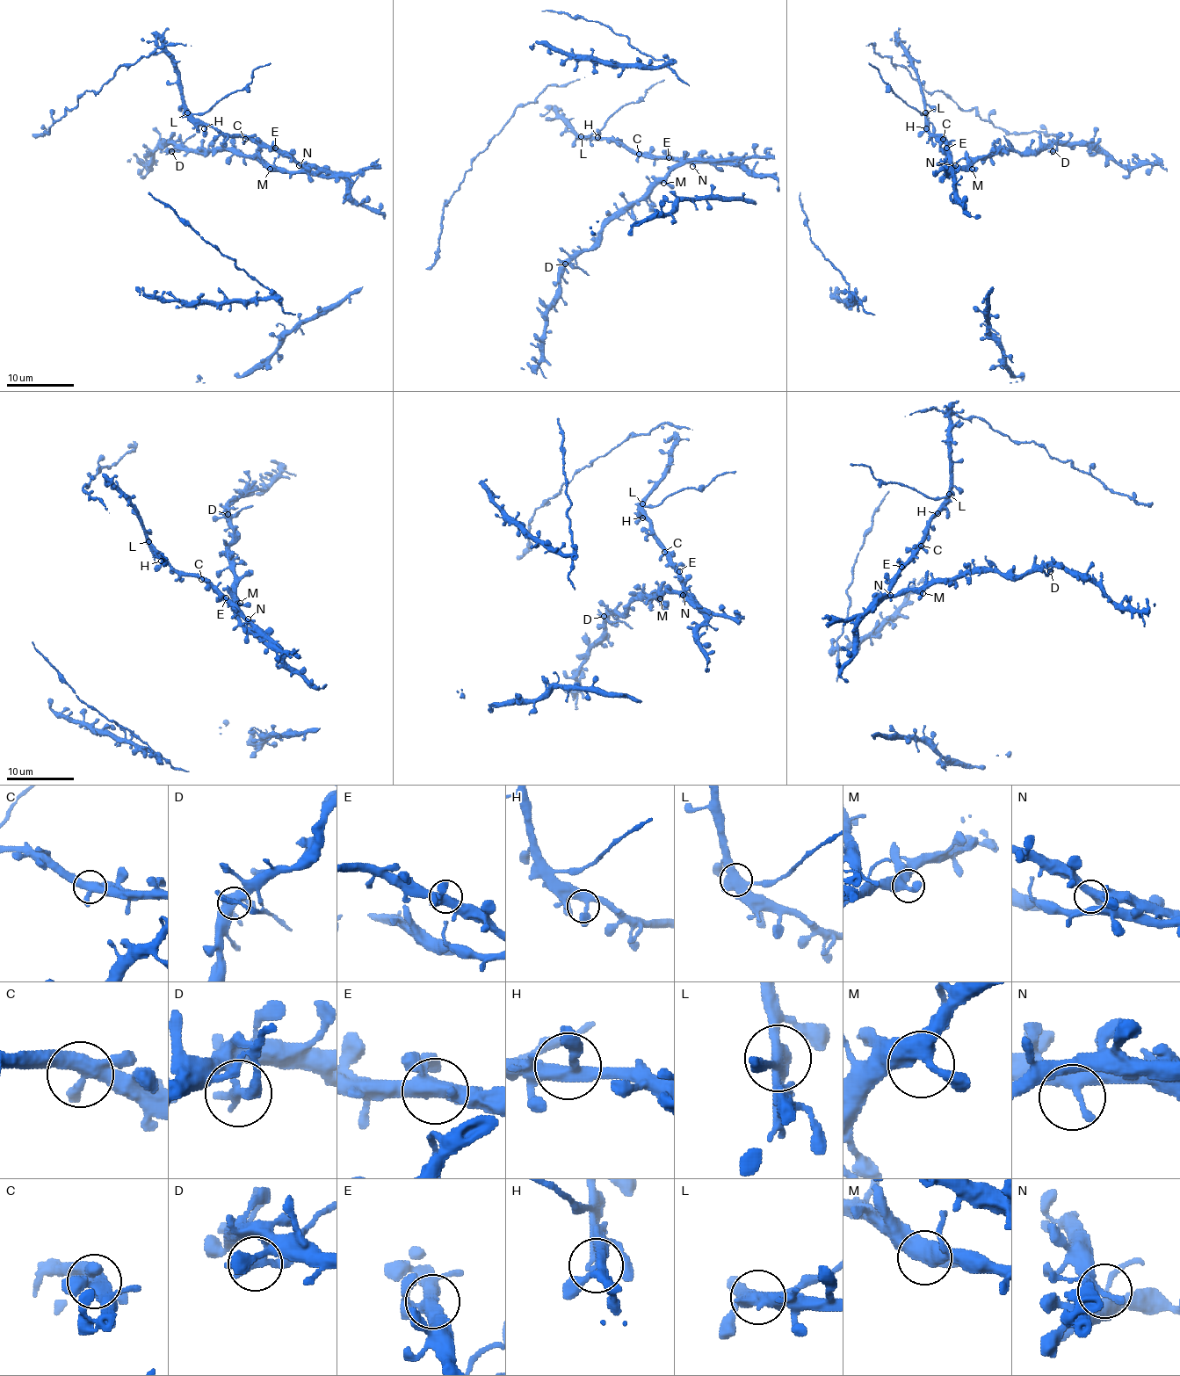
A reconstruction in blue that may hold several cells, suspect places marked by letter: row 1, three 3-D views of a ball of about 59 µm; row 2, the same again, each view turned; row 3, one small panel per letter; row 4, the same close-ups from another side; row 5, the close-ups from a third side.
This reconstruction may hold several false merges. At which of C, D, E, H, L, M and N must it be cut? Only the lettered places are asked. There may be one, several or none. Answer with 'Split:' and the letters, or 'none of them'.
Split: D, L

